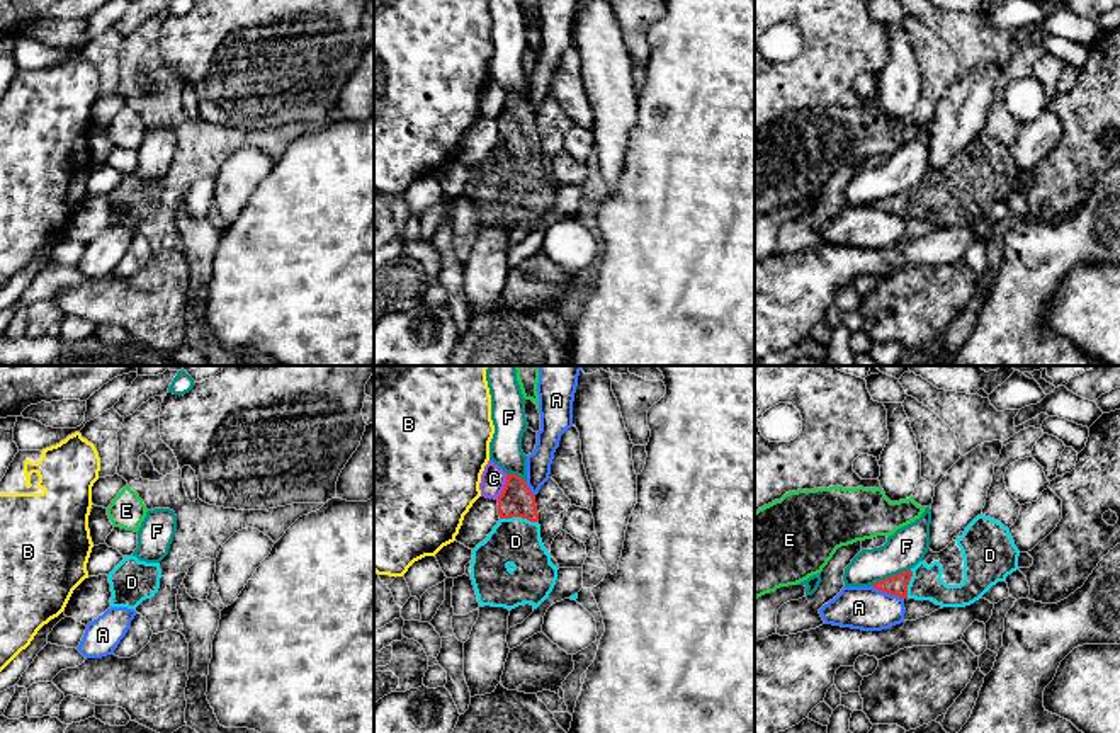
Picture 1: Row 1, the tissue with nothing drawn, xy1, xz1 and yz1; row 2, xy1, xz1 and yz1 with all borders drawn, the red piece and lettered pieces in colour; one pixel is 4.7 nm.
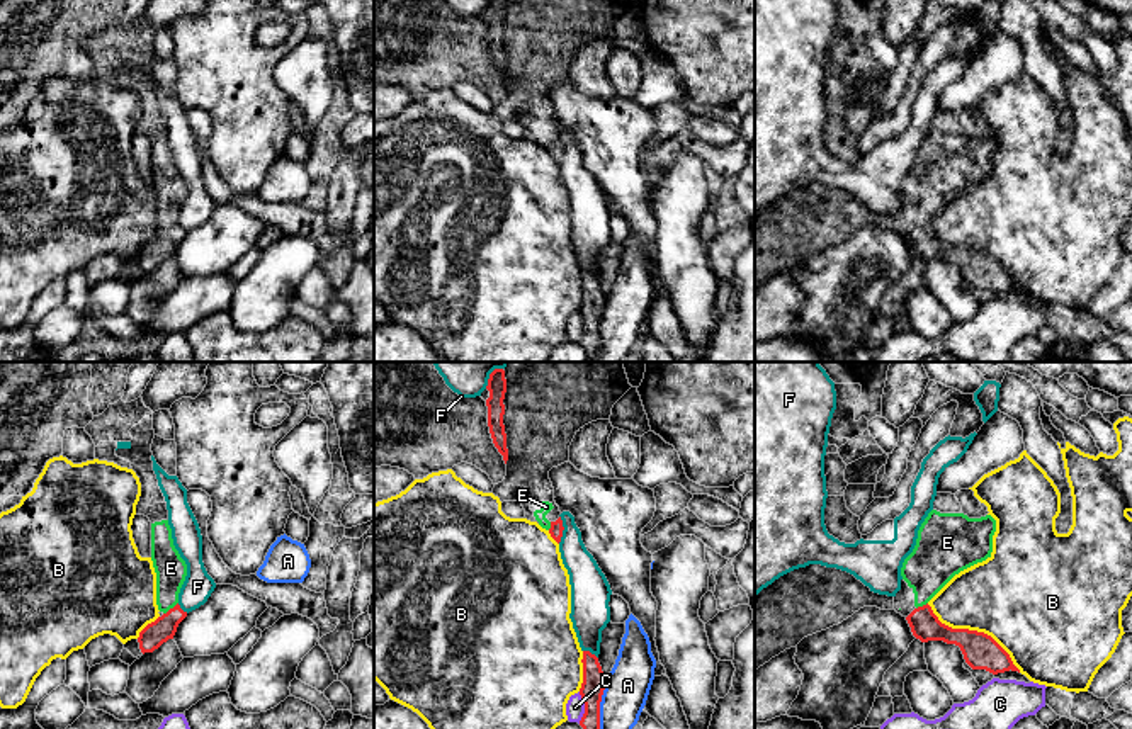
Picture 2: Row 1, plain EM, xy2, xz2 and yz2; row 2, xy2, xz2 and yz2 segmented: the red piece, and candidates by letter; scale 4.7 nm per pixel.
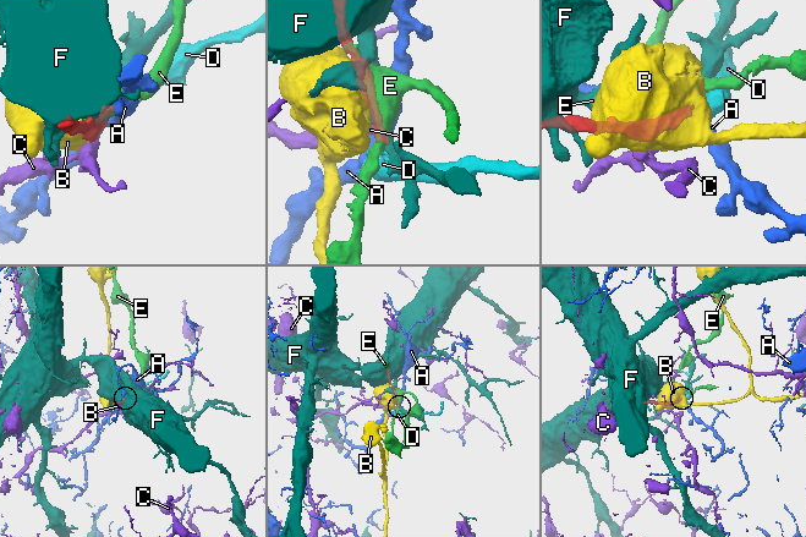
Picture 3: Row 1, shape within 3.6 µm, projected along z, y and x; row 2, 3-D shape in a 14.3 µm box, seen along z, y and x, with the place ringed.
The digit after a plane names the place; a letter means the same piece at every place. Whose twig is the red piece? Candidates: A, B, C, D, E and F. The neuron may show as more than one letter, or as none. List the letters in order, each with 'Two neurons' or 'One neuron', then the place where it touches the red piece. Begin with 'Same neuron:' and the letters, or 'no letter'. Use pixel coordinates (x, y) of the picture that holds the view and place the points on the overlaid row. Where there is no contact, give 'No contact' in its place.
Same neuron: D
A: Two neurons. Touches red at xz2 (600, 700)
B: Two neurons. Touches red at yz2 (974, 631)
C: Two neurons. Touches red at xz2 (585, 707)
D: One neuron. Touches red at xz1 (519, 516)
E: Two neurons. Touches red at xy2 (170, 609)
F: Two neurons. Touches red at yz1 (891, 577)

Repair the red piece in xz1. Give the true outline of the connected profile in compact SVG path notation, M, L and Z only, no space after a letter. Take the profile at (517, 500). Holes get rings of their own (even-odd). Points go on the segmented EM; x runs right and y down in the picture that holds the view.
M506 474L506 483L498 497L500 520L488 537L472 549L471 580L479 607L505 607L508 611L530 604L537 609L552 592L557 580L557 566L551 563L551 553L540 539L535 495L517 474Z

